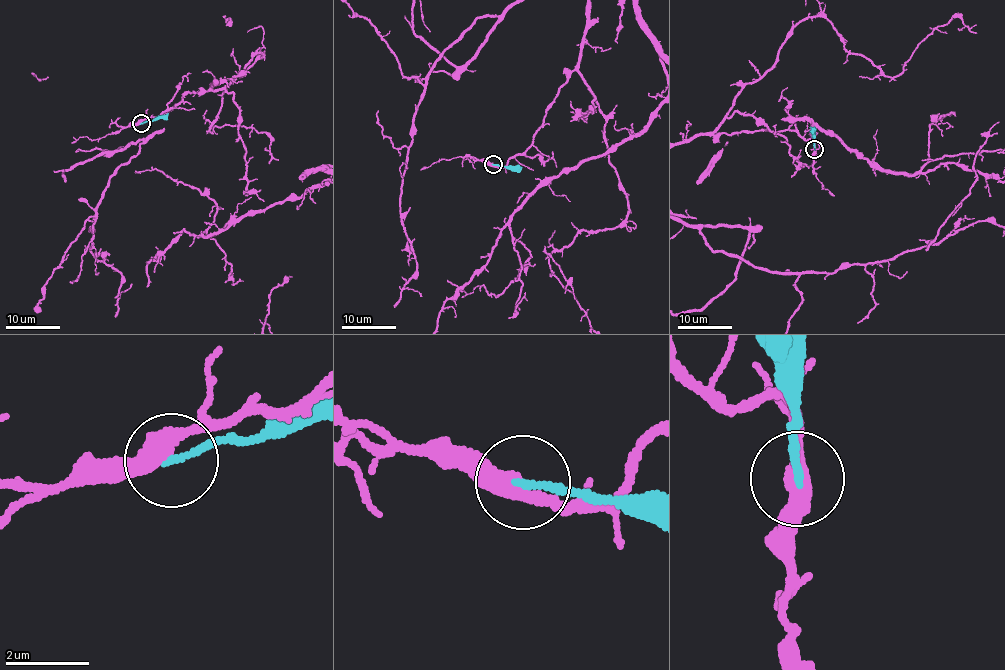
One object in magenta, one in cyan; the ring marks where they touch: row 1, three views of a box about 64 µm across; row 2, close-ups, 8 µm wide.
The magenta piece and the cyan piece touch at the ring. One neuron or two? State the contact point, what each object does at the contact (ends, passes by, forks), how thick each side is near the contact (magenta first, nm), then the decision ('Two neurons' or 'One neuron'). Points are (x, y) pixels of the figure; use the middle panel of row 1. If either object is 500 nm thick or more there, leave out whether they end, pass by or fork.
Place: (493, 164). At the ring magenta passes by. At the ring cyan ends. Thickness 420 nm (magenta) against 170 nm. Two neurons

